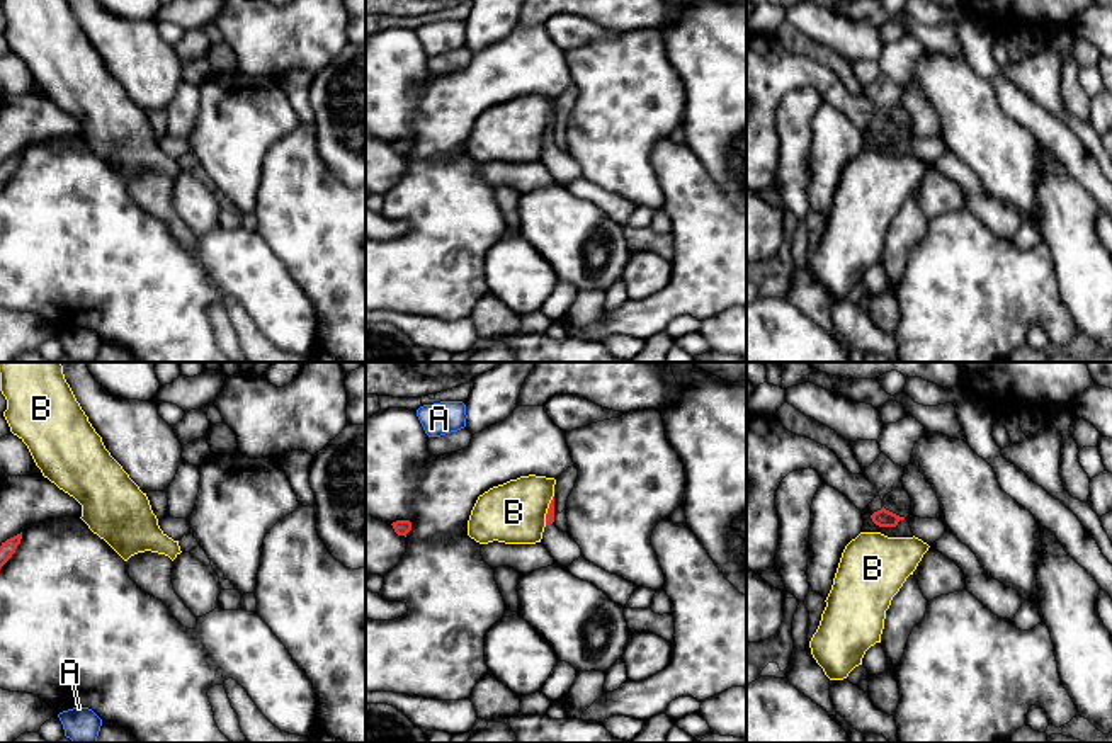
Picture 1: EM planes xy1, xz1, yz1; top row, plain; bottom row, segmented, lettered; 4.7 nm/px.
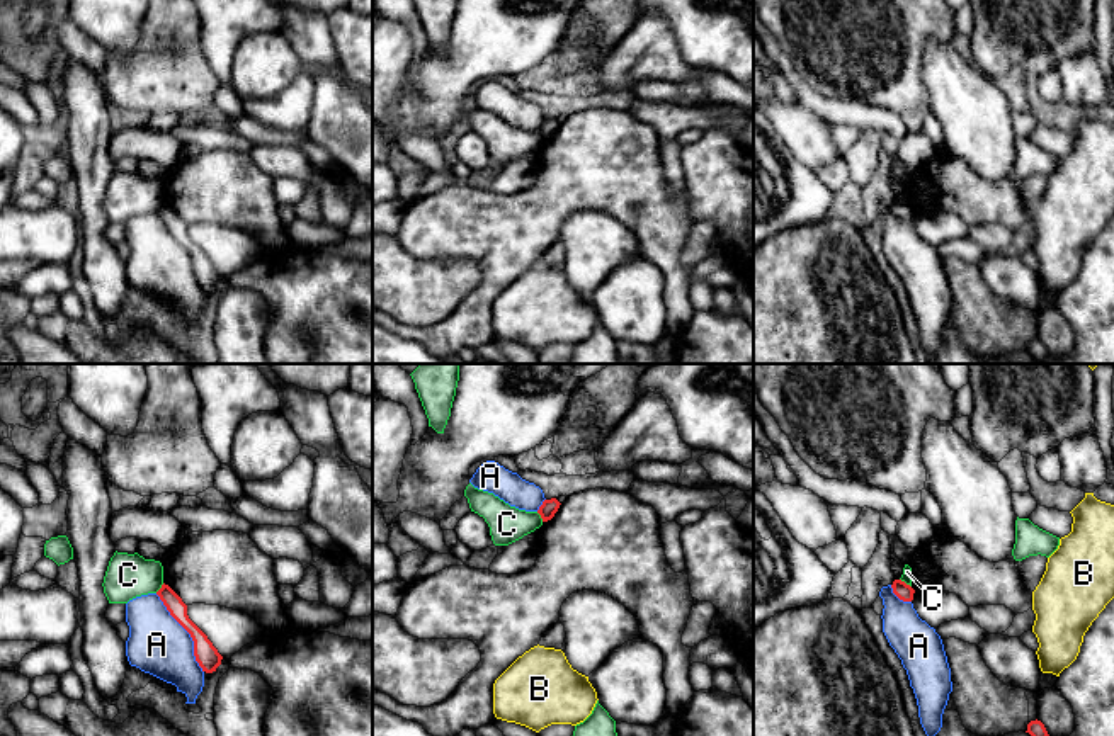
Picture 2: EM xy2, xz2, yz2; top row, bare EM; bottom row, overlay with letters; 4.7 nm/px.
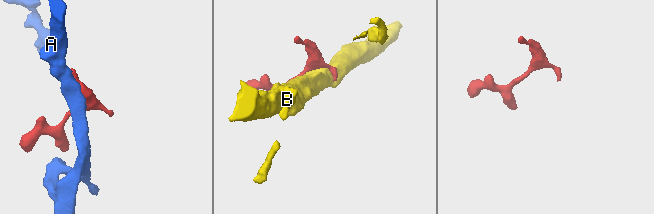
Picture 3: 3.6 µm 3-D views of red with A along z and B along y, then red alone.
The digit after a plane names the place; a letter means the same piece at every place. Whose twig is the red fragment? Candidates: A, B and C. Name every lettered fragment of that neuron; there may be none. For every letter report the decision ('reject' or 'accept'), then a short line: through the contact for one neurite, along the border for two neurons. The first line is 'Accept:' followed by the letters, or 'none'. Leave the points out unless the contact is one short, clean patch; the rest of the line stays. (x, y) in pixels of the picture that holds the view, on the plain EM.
Accept: none
A: reject
B: reject
C: reject | xy2 (164, 203), (155, 211)

